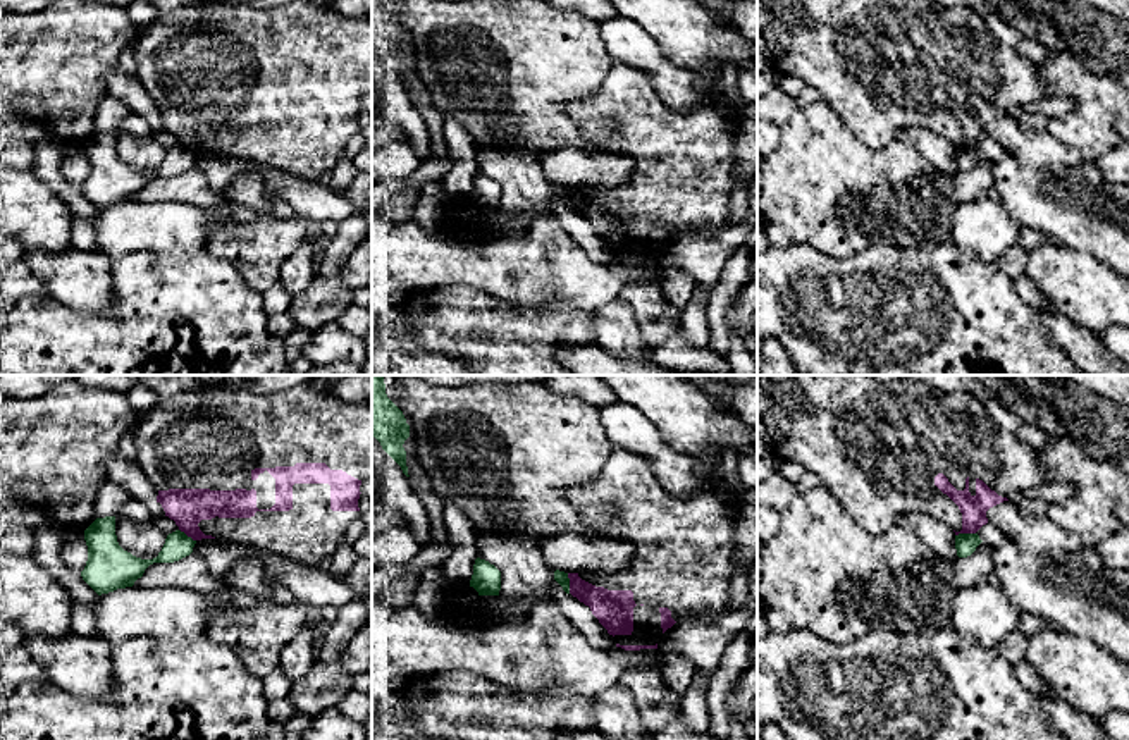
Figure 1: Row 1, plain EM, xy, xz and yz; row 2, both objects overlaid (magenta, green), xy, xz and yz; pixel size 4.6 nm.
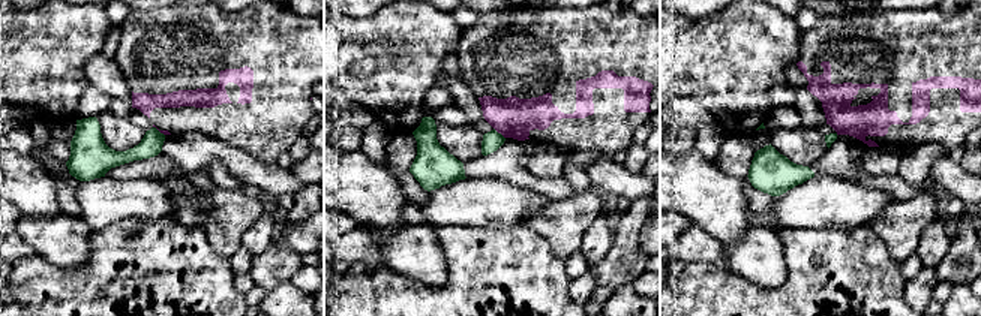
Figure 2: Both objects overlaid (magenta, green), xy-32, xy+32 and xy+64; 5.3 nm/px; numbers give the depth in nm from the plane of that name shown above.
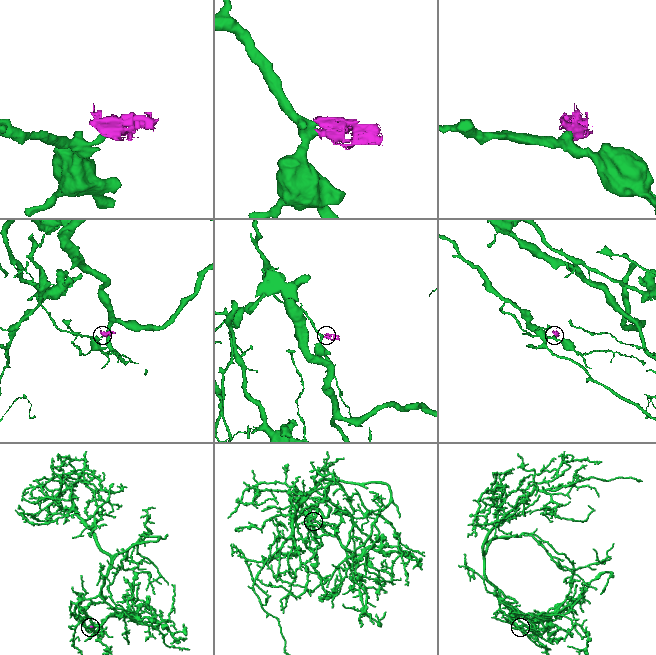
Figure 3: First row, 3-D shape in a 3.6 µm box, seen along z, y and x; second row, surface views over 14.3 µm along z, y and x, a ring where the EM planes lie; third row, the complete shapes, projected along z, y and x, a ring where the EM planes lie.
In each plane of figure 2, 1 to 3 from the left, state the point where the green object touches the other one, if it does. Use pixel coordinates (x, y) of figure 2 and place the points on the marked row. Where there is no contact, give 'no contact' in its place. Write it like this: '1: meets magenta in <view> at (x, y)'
1: meets magenta in xy-32 at (159, 131)
2: meets magenta in xy+32 at (500, 132)
3: no contact

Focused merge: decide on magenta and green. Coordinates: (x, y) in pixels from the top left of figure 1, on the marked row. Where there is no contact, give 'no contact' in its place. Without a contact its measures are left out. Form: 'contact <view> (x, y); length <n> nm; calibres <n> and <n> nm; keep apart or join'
contact xz (570, 584); length 100 nm; calibres 180 and 60 nm; keep apart

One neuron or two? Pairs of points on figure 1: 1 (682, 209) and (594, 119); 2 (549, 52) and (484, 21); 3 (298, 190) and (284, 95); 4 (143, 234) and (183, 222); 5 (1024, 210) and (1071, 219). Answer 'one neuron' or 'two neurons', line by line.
1: one neuron
2: one neuron
3: two neurons
4: one neuron
5: one neuron

